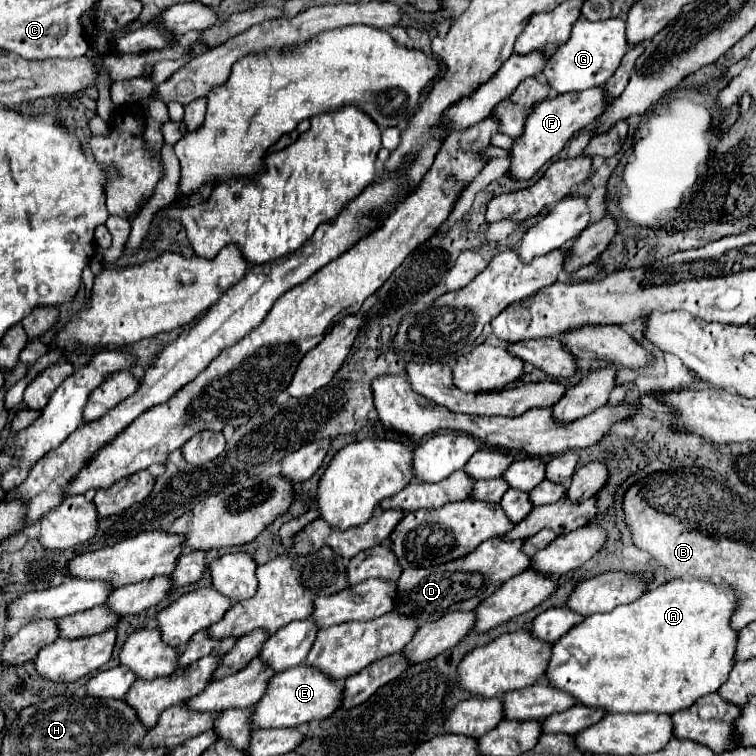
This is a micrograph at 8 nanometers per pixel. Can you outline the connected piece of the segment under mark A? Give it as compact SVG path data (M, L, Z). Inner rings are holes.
M672 579L666 585L658 587L658 589L650 589L646 591L638 601L628 603L628 605L620 605L608 613L596 613L586 617L580 625L572 627L560 641L554 643L552 647L552 659L546 671L546 677L550 681L552 687L570 693L574 699L578 699L578 703L588 705L588 707L604 707L608 713L646 713L646 711L654 711L654 713L674 713L680 709L666 709L666 707L690 707L696 699L714 693L720 689L720 685L728 679L732 667L734 667L734 653L736 653L736 639L738 639L738 631L734 631L730 627L730 617L738 607L738 595L734 593L732 587L718 587L710 581L702 581L702 579Z

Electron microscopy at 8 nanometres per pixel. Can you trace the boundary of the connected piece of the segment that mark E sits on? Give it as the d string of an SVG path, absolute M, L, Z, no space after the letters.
M300 663L288 671L280 671L272 677L266 695L252 707L252 725L260 729L272 727L298 727L312 719L326 719L336 709L342 707L344 701L344 685L338 685L336 679L326 673L310 667L308 663Z

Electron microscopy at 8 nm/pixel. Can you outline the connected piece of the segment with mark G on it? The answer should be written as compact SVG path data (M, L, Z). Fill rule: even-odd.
M580 17L572 25L572 35L566 45L562 45L552 59L548 59L544 67L544 77L548 87L562 95L570 91L584 91L590 87L604 85L612 73L618 69L624 53L628 51L626 41L626 19L604 19L604 21L588 21Z

